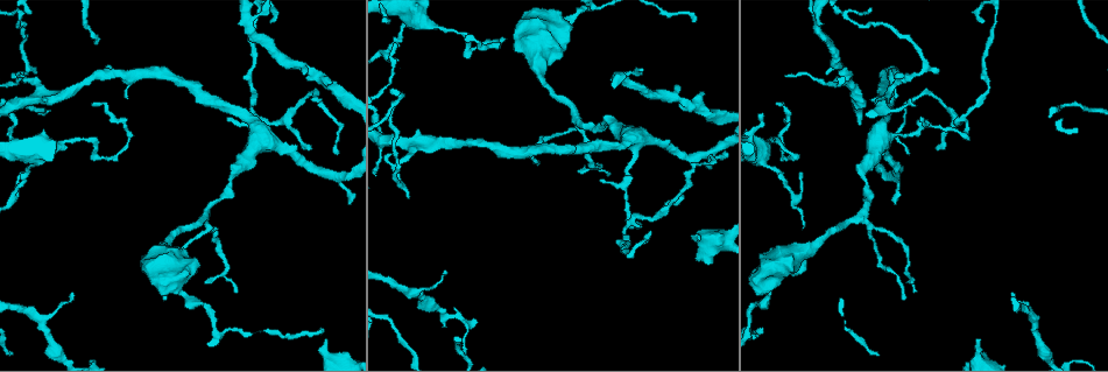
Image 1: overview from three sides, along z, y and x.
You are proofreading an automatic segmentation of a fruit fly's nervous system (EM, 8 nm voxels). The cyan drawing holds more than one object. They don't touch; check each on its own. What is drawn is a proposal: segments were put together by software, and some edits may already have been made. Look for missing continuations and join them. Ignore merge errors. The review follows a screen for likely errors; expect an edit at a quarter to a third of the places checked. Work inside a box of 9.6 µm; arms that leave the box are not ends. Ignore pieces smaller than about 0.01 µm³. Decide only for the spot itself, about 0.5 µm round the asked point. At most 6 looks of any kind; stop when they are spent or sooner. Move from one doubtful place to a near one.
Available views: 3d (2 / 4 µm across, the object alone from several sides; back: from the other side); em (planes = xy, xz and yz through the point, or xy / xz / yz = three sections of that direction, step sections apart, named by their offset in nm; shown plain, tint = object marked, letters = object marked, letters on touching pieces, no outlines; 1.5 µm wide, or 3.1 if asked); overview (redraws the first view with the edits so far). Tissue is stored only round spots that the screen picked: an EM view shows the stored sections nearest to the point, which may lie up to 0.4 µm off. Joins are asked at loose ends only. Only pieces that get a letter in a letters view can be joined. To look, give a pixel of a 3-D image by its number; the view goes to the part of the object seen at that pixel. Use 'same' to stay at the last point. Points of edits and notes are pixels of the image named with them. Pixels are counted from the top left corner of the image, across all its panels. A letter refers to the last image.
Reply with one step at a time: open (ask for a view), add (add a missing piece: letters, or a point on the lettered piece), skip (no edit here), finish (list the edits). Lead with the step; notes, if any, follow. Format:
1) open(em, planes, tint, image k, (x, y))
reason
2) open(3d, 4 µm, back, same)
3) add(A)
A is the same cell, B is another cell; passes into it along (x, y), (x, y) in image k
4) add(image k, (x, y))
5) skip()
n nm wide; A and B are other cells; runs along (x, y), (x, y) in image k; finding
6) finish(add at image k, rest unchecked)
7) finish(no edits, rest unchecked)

open(3d, 2 µm, image 1, (975, 339))
an open end

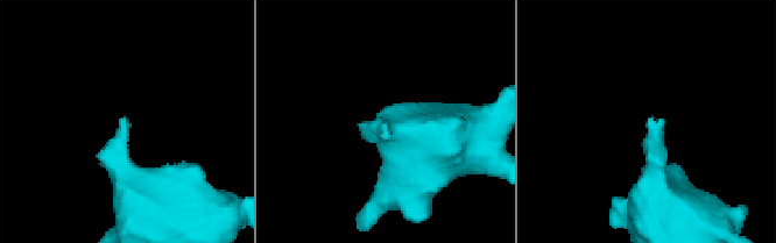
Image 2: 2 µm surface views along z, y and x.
open(em, xz, step 4, tint, image 2, (648, 118))

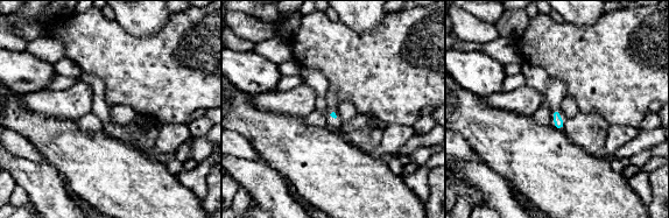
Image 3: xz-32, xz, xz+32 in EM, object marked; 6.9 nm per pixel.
open(em, planes, letters, same)

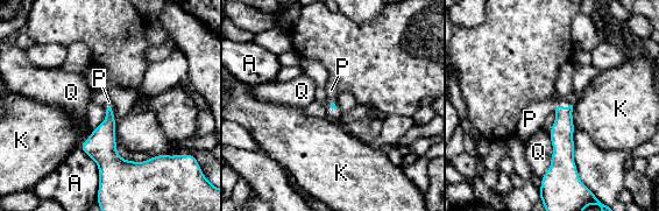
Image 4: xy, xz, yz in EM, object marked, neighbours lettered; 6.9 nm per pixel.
add(P)
P is the same cell, A, K and Q are other cells; passes into it along (561, 133), (560, 104), (530, 119) in image 4; it goes on there

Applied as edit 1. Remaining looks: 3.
open(overview)
redraw

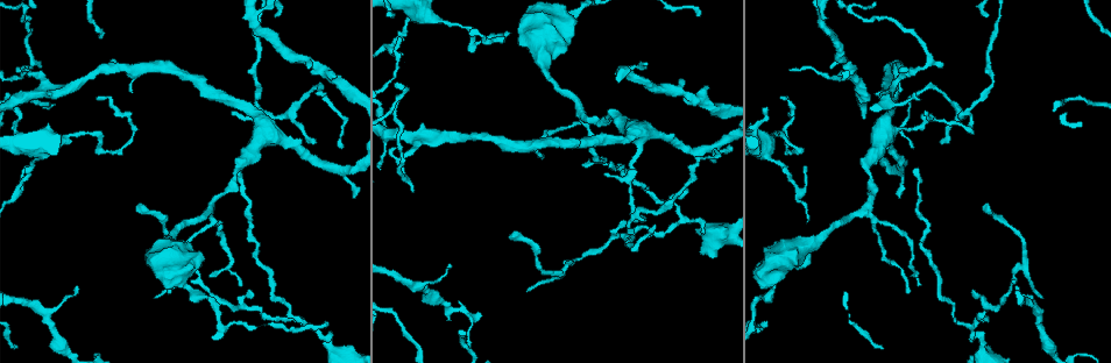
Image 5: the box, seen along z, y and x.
open(3d, 2 µm, image 5, (611, 163))
long arm stops here

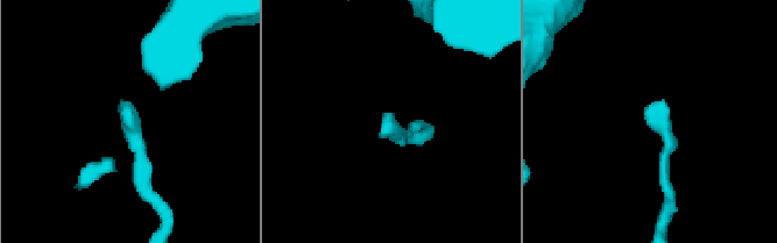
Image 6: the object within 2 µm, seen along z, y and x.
open(em, planes, letters, image 6, (382, 121))
need the tissue

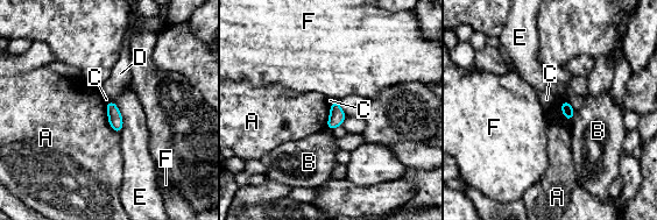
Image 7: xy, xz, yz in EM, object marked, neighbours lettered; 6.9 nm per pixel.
skip()
80 nm wide; A, B, C, D, E and F are other cells; border along (105, 104), (108, 125), (119, 134) in image 7; none of them fits

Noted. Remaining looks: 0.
finish(add at image 4, rest unchecked)

